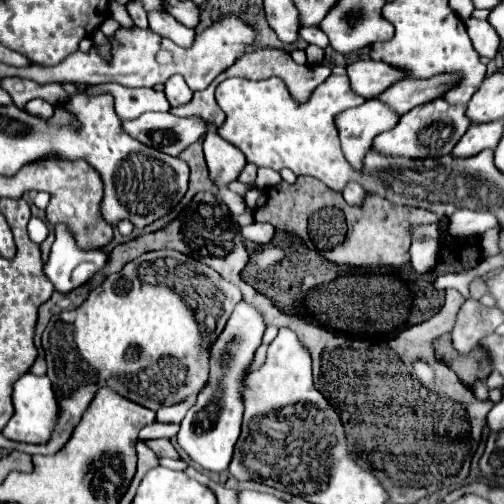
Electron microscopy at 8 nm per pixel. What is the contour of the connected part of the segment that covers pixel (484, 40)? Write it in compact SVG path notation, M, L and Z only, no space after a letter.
M468 18L468 20L466 20L466 28L468 28L468 36L470 36L470 40L472 40L474 50L476 50L480 56L492 60L494 54L496 54L496 50L498 50L498 46L500 46L500 38L492 32L490 24L488 24L486 20Z

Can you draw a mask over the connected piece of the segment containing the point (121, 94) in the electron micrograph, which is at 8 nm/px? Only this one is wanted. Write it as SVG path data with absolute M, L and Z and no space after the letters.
M99 84L90 85L84 95L96 95L100 92L110 92L116 100L116 114L126 118L136 118L144 112L168 112L170 104L166 100L164 92L158 92L154 88L128 88L122 84Z

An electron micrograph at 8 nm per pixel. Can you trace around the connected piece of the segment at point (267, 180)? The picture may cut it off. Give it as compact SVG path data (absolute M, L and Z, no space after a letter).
M260 168L260 170L258 170L256 184L258 184L258 188L270 188L270 186L278 184L280 180L282 180L282 178L280 178L278 172L274 172L274 170L270 170L270 168Z

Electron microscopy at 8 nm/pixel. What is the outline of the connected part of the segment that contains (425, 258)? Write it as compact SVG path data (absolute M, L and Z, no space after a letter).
M414 238L410 248L410 268L416 274L426 274L434 264L434 252L438 248L438 240L434 238Z

